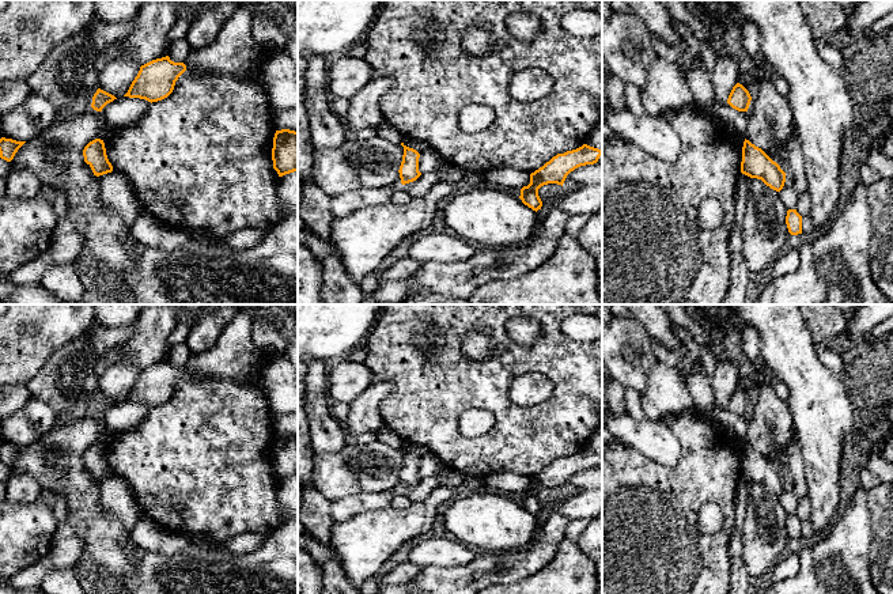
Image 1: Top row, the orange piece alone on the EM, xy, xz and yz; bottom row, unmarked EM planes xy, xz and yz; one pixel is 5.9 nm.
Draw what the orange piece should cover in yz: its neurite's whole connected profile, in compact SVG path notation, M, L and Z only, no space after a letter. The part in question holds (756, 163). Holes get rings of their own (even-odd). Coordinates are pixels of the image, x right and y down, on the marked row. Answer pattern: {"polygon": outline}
{"polygon": "M746 139L742 147L741 173L761 179L776 192L780 192L786 182L786 173L780 166Z"}

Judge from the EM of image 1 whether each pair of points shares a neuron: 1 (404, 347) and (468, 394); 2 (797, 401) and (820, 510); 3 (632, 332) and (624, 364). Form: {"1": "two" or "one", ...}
{"1": "one", "2": "one", "3": "one"}

